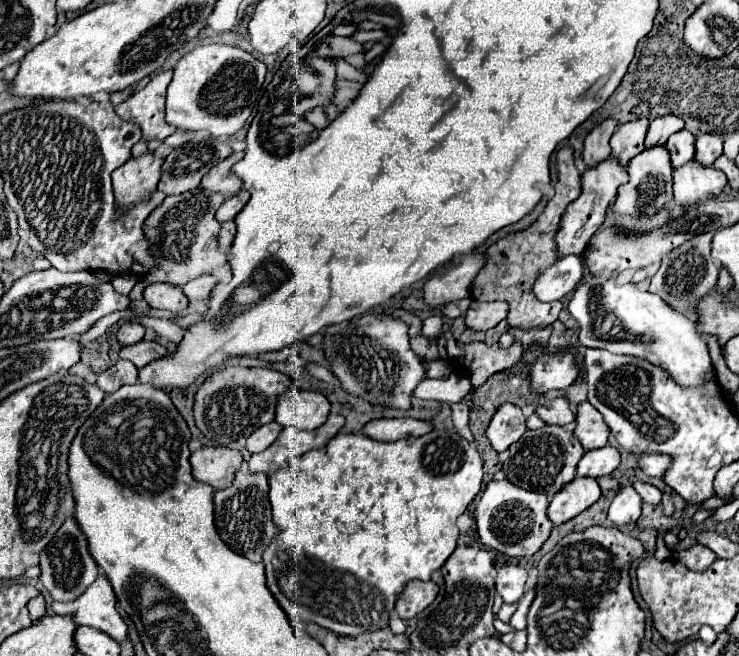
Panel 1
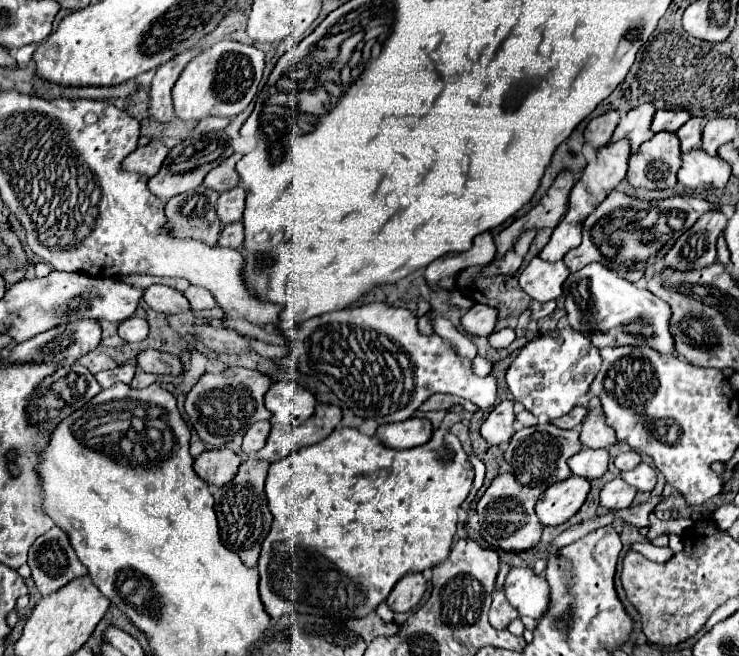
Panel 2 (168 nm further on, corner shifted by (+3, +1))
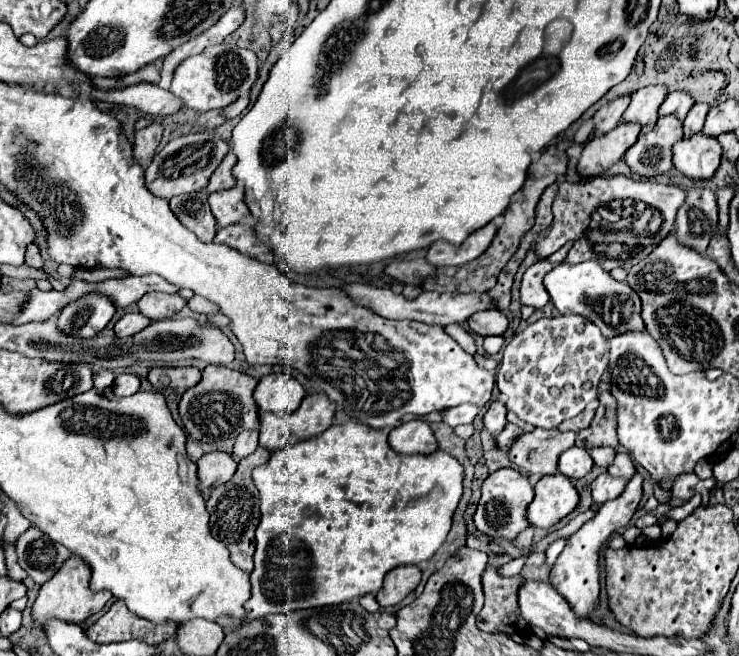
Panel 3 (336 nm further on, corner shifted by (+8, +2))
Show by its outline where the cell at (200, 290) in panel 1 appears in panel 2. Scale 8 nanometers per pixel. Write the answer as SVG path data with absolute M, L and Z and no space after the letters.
M189 286L185 292L183 292L187 298L189 298L189 304L193 310L203 310L203 308L213 308L217 302L215 298L209 294L207 288L199 288L199 286Z

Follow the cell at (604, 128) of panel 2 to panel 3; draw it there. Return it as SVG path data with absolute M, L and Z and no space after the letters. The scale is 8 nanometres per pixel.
M630 95L628 97L618 97L618 99L610 101L608 105L600 107L594 115L594 127L602 133L612 131L620 123L620 119L622 119L624 111L628 109L628 105L630 105Z

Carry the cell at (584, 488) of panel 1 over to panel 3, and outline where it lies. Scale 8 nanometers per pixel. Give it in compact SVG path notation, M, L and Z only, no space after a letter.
M562 473L544 475L534 485L534 501L526 509L526 519L534 527L548 529L566 517L578 501L578 491L568 477Z

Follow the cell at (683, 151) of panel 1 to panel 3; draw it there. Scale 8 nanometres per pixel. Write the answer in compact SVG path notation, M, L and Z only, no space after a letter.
M696 103L690 113L684 119L684 137L690 137L692 133L698 133L704 127L704 119L710 111L710 105L706 103Z

